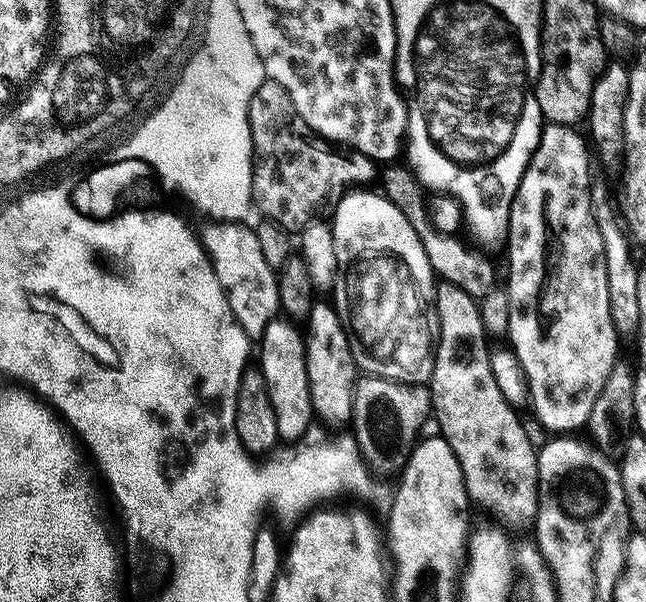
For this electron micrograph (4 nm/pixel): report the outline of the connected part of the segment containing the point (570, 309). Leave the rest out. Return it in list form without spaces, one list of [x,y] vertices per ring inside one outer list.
[[[548,122],[540,129],[540,141],[530,158],[528,168],[524,171],[524,177],[520,183],[520,191],[517,192],[510,218],[508,219],[508,284],[506,291],[509,298],[509,328],[507,339],[512,339],[511,351],[516,353],[518,362],[528,379],[528,392],[530,399],[530,412],[535,420],[542,422],[542,426],[549,434],[572,434],[575,428],[583,429],[590,418],[590,410],[594,410],[594,402],[598,394],[602,394],[602,386],[606,386],[606,378],[610,378],[610,370],[618,363],[616,356],[616,344],[618,335],[611,322],[610,297],[607,294],[607,270],[604,265],[603,238],[599,234],[594,214],[591,210],[591,186],[594,177],[592,164],[588,161],[590,148],[585,137],[576,133],[577,129],[570,124],[556,124]]]

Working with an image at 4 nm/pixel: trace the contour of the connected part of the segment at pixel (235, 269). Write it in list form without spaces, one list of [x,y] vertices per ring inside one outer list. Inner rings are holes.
[[[221,222],[204,236],[203,241],[210,244],[210,250],[214,254],[213,263],[217,264],[220,280],[228,284],[225,296],[232,316],[242,326],[249,339],[258,340],[265,332],[266,326],[279,313],[278,276],[275,269],[272,269],[263,257],[255,231],[251,227],[240,225],[240,222],[229,224],[232,225],[227,228],[228,224]]]

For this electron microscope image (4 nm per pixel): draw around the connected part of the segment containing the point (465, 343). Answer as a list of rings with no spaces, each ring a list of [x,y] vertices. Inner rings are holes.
[[[440,282],[436,286],[436,323],[438,339],[436,341],[436,361],[430,381],[432,393],[432,412],[434,420],[440,423],[439,435],[454,450],[458,466],[462,466],[464,485],[468,499],[473,505],[485,508],[494,519],[508,528],[524,528],[533,523],[540,501],[540,483],[538,482],[538,449],[530,446],[526,438],[521,417],[517,409],[511,408],[494,382],[492,369],[492,352],[488,344],[480,317],[480,305],[466,290],[459,286]]]

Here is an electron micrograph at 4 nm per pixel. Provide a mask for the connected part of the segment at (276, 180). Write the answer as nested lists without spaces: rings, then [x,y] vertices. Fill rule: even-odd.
[[[265,79],[262,86],[258,86],[256,93],[250,98],[250,106],[248,107],[248,122],[250,124],[250,134],[252,135],[252,163],[250,165],[250,175],[252,178],[252,194],[250,197],[251,203],[254,205],[254,208],[257,208],[261,212],[263,219],[265,221],[277,224],[279,228],[283,228],[285,232],[289,234],[296,234],[303,229],[304,225],[310,224],[313,222],[316,215],[315,212],[319,210],[323,204],[331,205],[333,202],[340,199],[346,193],[353,190],[371,185],[370,183],[376,176],[378,176],[378,168],[375,164],[375,161],[372,161],[369,156],[362,154],[361,152],[354,152],[351,150],[341,150],[339,147],[333,146],[331,143],[325,142],[320,138],[309,138],[307,135],[304,136],[295,136],[290,129],[284,125],[284,108],[286,112],[286,105],[288,104],[288,95],[282,90],[282,86],[278,86],[273,80]]]

